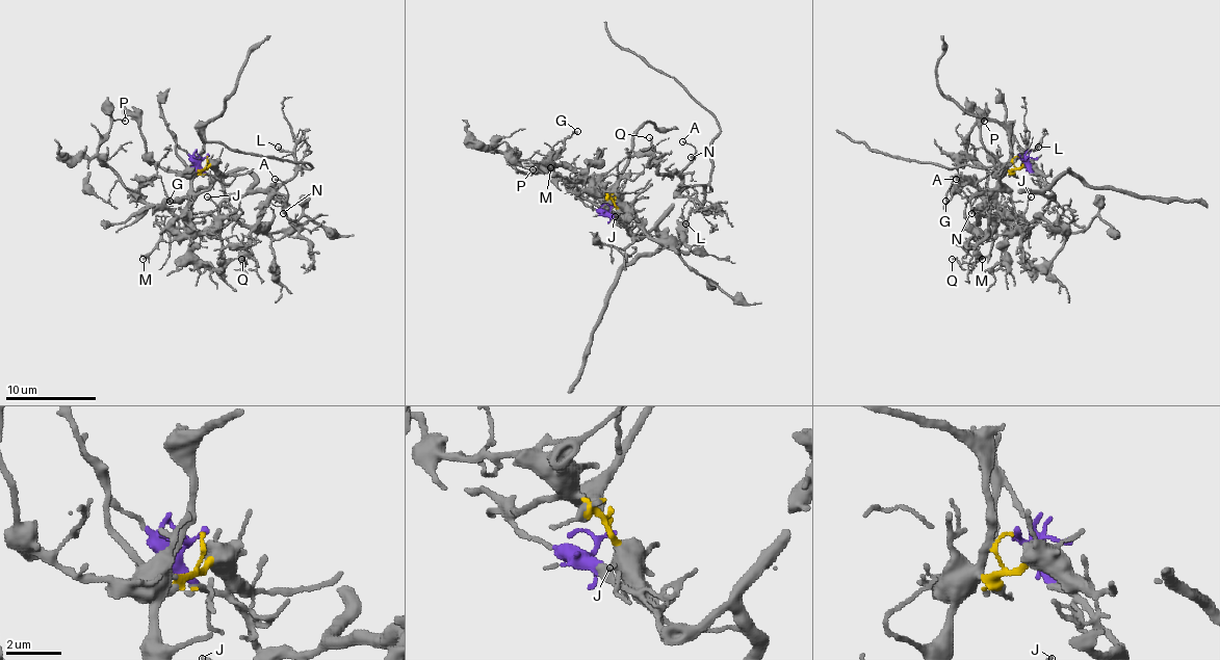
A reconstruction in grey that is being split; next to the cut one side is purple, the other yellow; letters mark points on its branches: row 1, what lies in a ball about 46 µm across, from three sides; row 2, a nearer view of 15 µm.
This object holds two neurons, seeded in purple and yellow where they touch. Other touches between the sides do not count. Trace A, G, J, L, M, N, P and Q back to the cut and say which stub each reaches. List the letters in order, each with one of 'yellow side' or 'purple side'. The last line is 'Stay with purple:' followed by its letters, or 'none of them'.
A: purple side
G: yellow side
J: yellow side
L: purple side
M: yellow side
N: purple side
P: yellow side
Q: purple side
Stay with purple: A, L, N, Q

